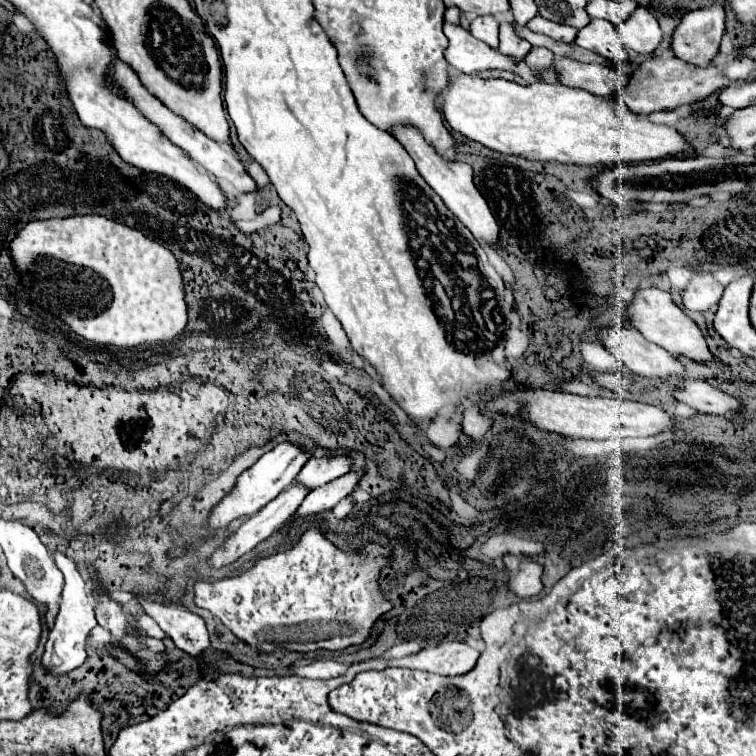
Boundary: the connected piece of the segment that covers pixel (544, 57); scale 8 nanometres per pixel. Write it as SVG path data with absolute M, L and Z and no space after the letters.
M534 47L534 49L526 55L526 65L528 65L528 69L532 71L534 77L538 77L538 75L542 75L546 69L550 69L552 63L554 63L554 55L552 55L548 49L544 49L544 47Z

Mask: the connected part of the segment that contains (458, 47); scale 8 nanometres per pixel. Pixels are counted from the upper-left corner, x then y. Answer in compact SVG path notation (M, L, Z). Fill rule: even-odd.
M444 21L444 35L448 37L448 47L444 51L446 61L462 71L462 73L478 73L486 69L508 69L514 73L520 73L524 69L524 63L514 65L504 55L498 55L496 49L486 47L482 41L474 39L466 29L460 25Z

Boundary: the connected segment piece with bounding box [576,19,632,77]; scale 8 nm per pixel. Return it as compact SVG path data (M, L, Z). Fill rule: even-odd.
M592 19L584 29L578 31L576 45L594 51L602 55L604 59L612 61L614 71L620 77L632 75L632 63L622 47L622 41L618 39L618 31L612 23L606 23L604 19Z

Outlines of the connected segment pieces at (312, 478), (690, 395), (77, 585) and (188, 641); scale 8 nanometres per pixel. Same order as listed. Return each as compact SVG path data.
M330 453L324 457L312 457L300 471L296 483L306 483L310 489L326 485L352 469L352 459L346 453Z
M684 379L674 387L674 397L680 403L686 403L688 407L692 407L694 411L700 413L718 413L724 415L728 411L740 411L740 401L724 395L722 391L718 391L716 387L708 385L706 381L698 381L698 379Z
M54 551L54 559L56 565L62 569L64 573L64 591L62 591L62 603L60 603L60 611L56 615L54 627L50 631L48 643L46 643L46 651L44 651L44 667L54 673L54 675L64 675L76 667L80 667L86 661L86 637L90 635L92 627L96 627L96 615L94 609L88 601L88 591L86 591L86 583L82 579L82 575L76 569L76 563L72 559L68 559L66 553L62 551Z
M134 595L134 597L142 605L144 613L150 615L160 625L160 629L174 641L174 645L180 651L196 659L202 657L202 653L208 649L208 631L202 617L186 609L178 609L172 605L146 599L142 595Z

